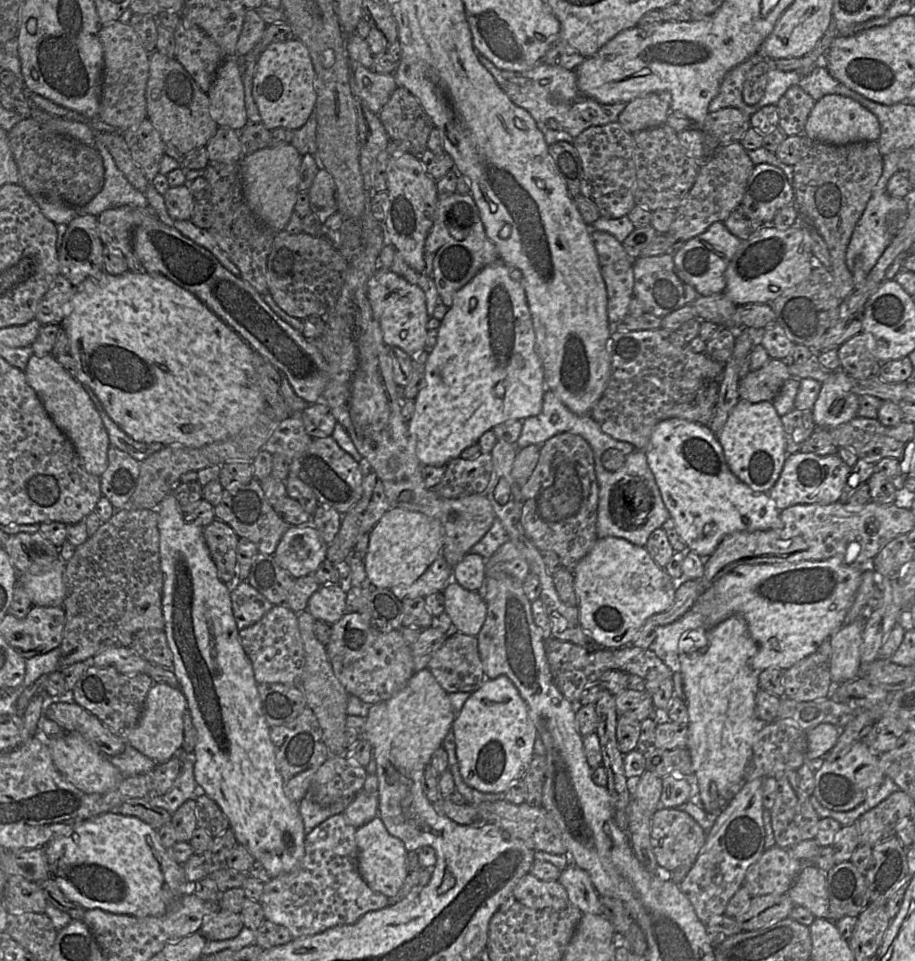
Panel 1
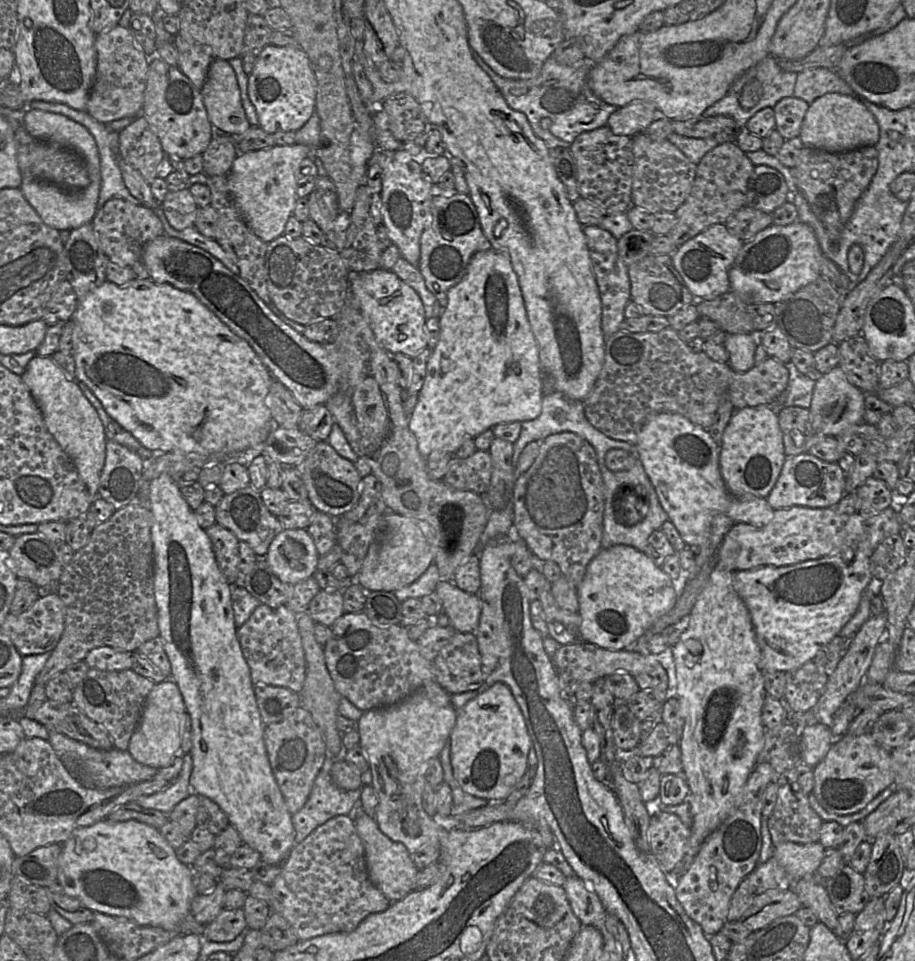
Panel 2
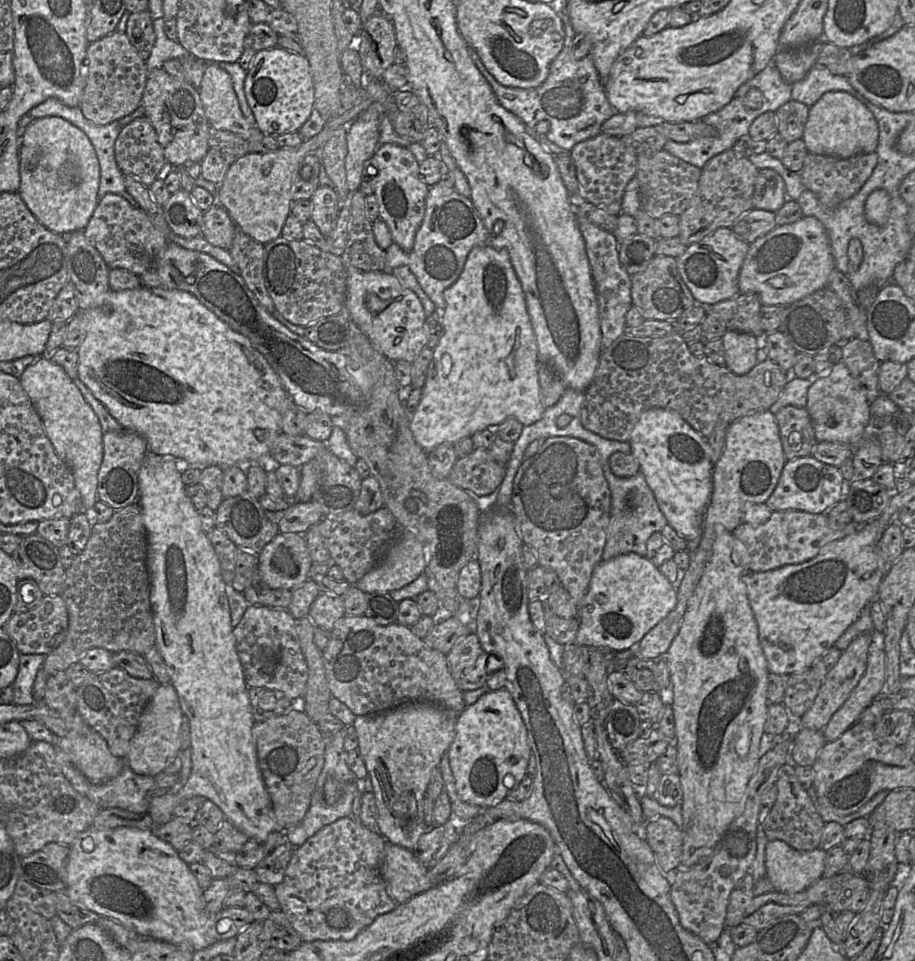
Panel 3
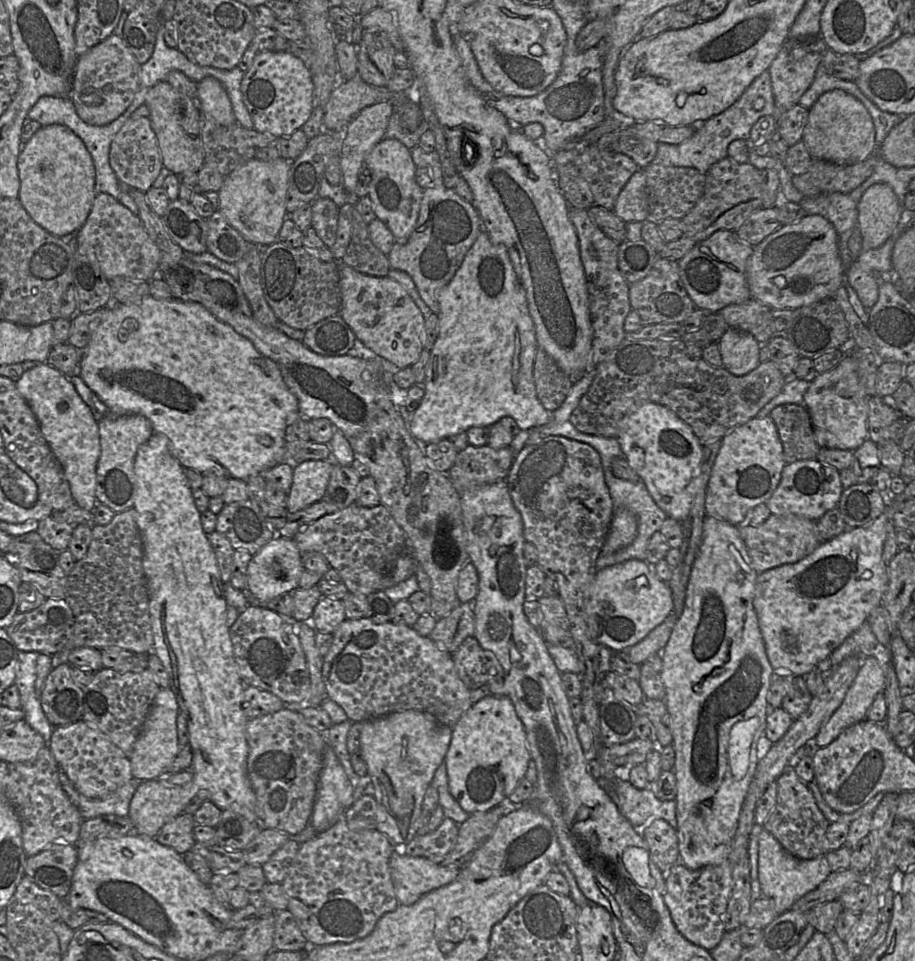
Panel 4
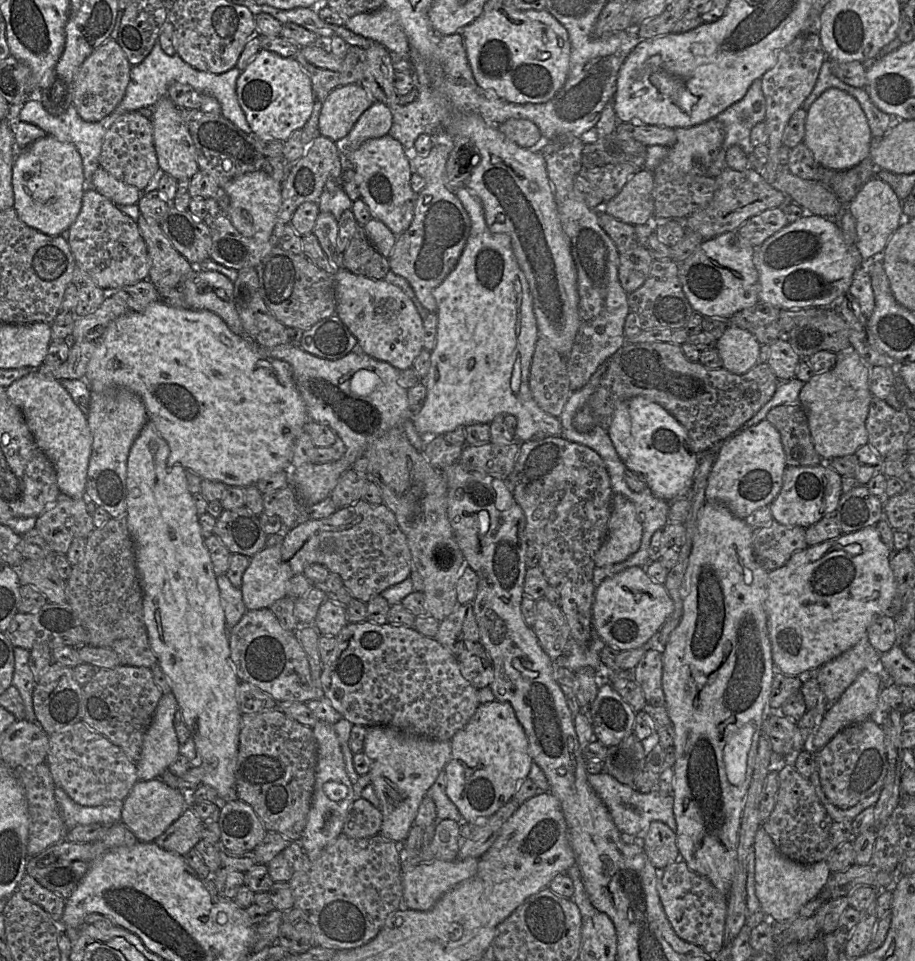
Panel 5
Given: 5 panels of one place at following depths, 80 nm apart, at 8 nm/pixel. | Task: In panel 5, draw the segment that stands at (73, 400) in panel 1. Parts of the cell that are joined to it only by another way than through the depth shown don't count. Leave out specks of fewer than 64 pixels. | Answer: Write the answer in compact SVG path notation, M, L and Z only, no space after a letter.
M35 369L7 387L6 394L22 412L37 446L52 462L60 492L72 498L86 497L93 438L87 416L75 404L68 391L58 380Z

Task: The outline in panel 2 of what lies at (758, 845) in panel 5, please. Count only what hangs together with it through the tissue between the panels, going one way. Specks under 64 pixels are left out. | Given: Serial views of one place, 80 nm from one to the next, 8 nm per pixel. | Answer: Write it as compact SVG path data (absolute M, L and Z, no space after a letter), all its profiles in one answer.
M819 841L808 844L783 842L774 847L773 857L784 868L793 884L805 876L816 875L824 850Z

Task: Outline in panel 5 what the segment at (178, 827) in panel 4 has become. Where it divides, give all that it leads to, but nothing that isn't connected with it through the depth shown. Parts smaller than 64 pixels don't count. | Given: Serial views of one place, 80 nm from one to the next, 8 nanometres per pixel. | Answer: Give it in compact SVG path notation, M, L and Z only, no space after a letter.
M187 807L154 842L166 851L183 856L200 841L202 824L203 821Z

